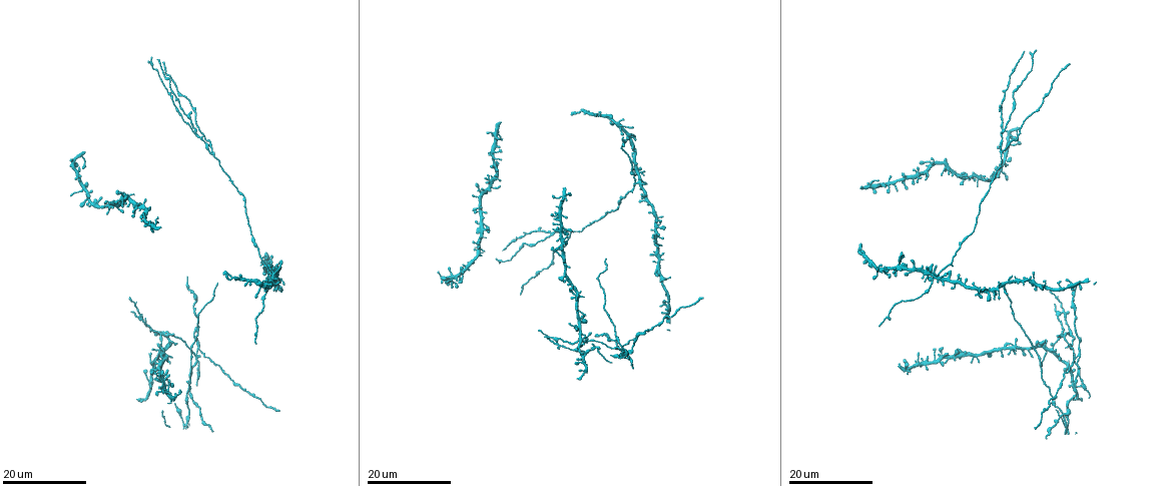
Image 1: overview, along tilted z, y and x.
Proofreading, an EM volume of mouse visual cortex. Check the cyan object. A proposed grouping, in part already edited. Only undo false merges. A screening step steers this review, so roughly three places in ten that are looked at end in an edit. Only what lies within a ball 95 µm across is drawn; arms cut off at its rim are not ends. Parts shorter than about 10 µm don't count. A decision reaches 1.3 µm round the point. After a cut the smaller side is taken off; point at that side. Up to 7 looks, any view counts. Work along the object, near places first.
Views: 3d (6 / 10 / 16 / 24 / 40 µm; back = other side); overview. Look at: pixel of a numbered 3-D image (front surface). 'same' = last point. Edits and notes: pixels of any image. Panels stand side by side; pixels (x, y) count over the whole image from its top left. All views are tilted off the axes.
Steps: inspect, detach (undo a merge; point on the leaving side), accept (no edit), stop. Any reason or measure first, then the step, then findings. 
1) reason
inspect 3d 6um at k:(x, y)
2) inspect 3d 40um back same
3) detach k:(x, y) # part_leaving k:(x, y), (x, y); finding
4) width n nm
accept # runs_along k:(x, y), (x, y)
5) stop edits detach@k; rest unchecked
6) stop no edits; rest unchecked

three-way junction
inspect 3d 24um at 1:(214, 153)

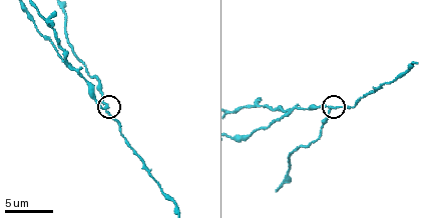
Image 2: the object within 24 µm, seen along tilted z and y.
inspect 3d 10um at 2:(328, 106)

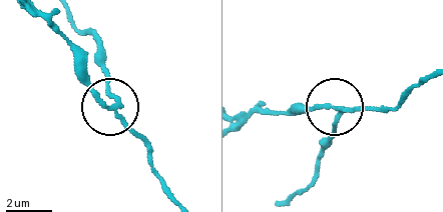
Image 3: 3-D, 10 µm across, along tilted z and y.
width 180 nm
detach 3:(106, 82) # part_leaving 3:(113, 106), (98, 43), (74, 23), (70, 11); two cells meet here

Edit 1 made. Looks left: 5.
redraw
inspect overview

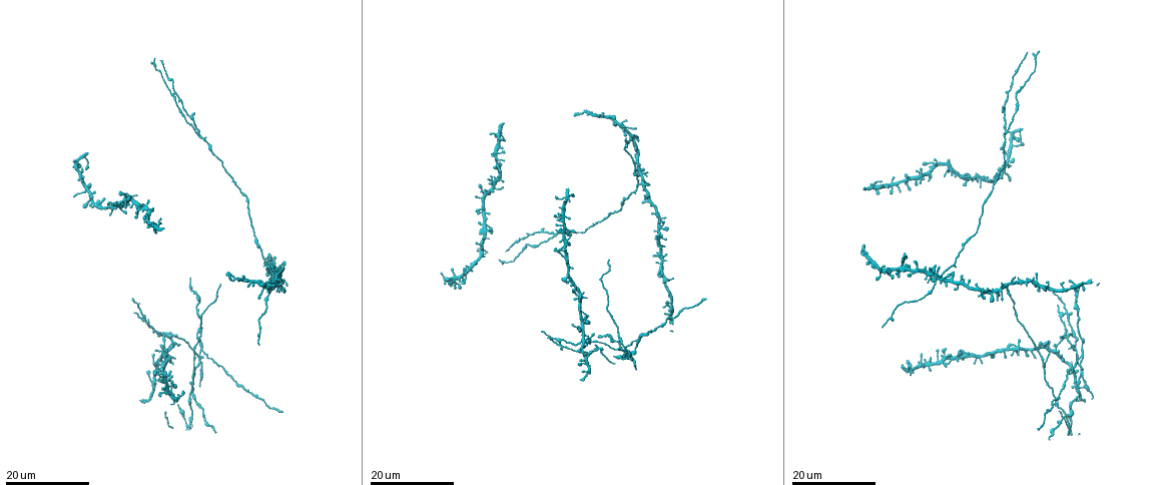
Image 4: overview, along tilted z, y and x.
thin arm on a thick one
inspect 3d 16um at 4:(936, 278)

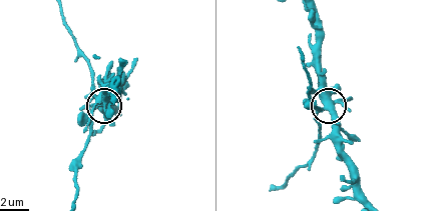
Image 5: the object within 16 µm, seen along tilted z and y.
inspect 3d 6um at 5:(323, 107)

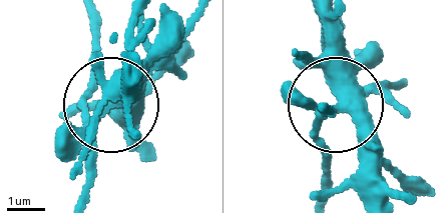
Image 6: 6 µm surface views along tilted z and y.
side_arm 73 um
accept # all the same cell

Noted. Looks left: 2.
three-way junction
inspect 3d 10um at 2:(285, 113)

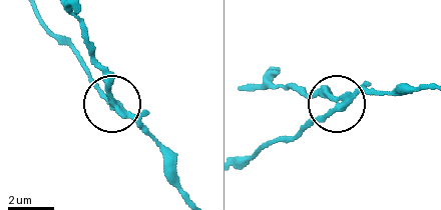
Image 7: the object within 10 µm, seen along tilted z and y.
detach 7:(115, 74) # part_leaving 7:(338, 96), (272, 82), (246, 88); a second cell is stuck on

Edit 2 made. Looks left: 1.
stop edits detach@3, detach@7; rest unchecked

